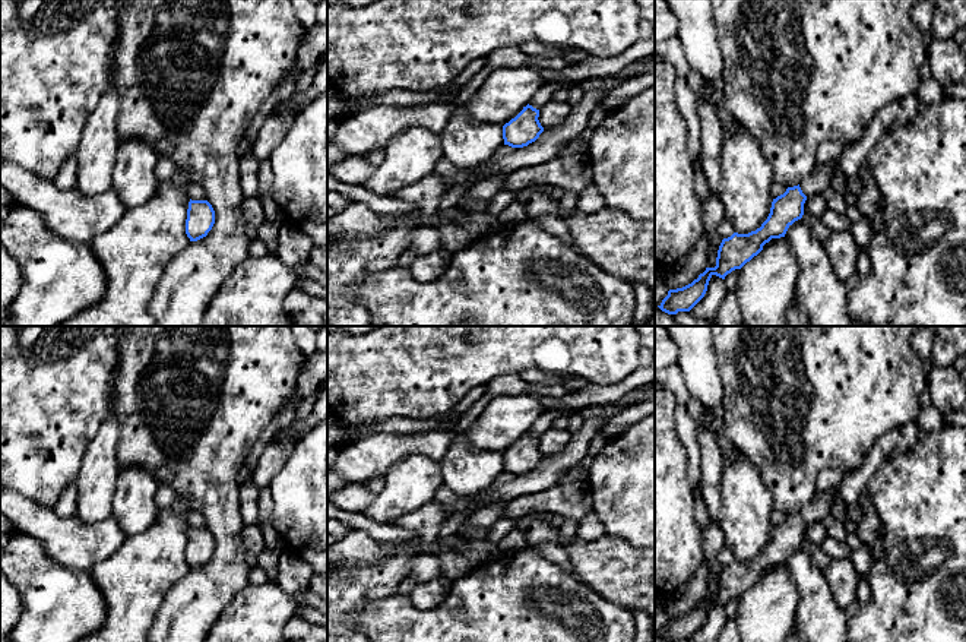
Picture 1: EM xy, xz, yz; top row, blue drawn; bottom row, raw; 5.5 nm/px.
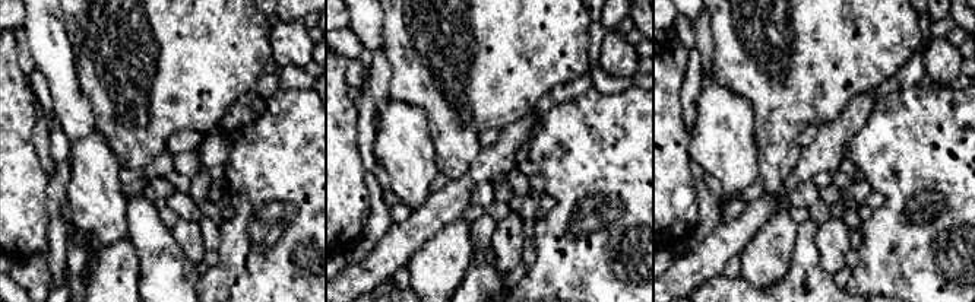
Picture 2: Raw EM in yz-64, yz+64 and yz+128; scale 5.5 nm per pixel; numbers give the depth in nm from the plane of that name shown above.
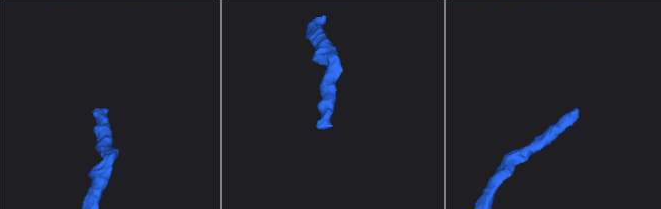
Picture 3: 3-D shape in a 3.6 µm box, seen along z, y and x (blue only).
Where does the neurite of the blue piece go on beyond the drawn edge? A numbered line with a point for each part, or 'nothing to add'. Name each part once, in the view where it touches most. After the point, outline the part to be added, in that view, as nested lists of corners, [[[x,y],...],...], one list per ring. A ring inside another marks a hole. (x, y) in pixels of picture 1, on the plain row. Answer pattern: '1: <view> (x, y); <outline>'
1: yz (819, 506); [[[840,487],[829,491],[817,490],[815,496],[799,510],[802,521],[807,525],[821,522],[830,513],[832,503],[834,502],[839,488]]]

